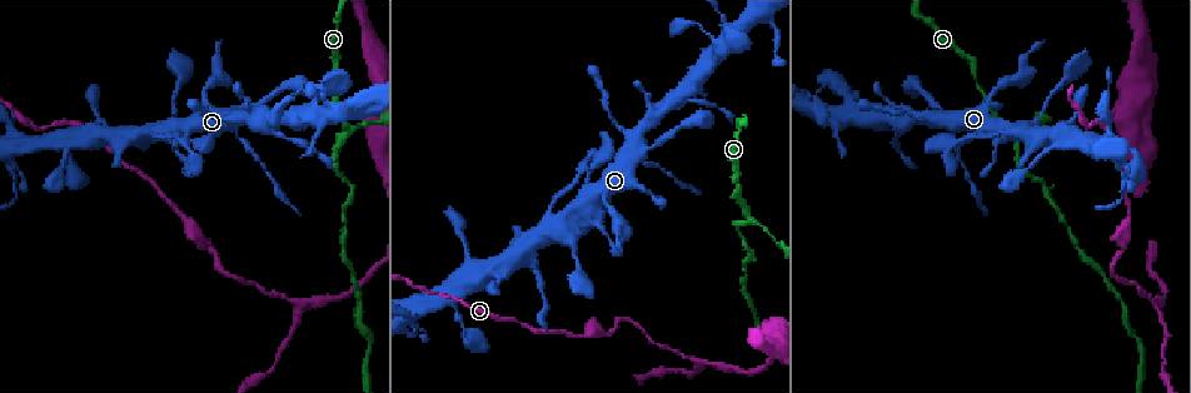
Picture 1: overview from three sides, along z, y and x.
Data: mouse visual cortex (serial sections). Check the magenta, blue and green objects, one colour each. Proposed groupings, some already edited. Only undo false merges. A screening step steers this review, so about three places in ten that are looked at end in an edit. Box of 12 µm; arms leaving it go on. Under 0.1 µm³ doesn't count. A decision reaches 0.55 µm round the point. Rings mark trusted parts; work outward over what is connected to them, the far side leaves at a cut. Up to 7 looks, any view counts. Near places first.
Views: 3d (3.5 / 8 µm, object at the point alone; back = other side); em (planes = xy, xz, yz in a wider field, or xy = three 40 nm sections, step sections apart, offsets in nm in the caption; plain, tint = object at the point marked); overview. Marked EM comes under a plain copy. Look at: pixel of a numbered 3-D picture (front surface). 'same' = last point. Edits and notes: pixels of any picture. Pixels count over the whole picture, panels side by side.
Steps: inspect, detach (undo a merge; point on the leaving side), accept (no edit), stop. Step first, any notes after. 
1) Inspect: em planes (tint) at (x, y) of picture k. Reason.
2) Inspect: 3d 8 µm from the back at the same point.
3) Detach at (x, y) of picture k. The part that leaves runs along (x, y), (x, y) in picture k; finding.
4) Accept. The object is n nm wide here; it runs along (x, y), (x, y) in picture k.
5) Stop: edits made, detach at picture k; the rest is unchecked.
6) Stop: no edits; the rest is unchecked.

Inspect: 3d 3.5 µm from the back at (349, 128) of picture 1. Three-way junction.

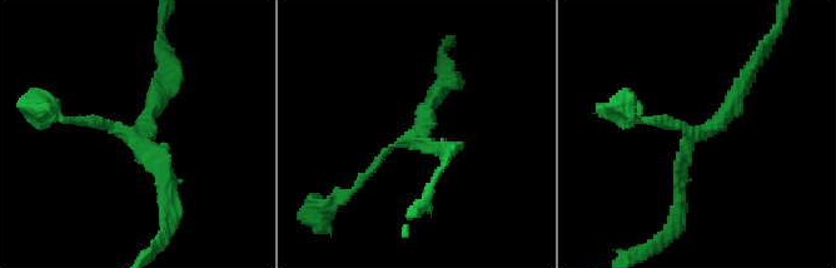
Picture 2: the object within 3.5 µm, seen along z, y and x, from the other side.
Inspect: em xy step 1 (tint) at (414, 134) of picture 2. 3 arms meet here; the arms are 100, 200, 200 nm wide; shape alone is not enough.

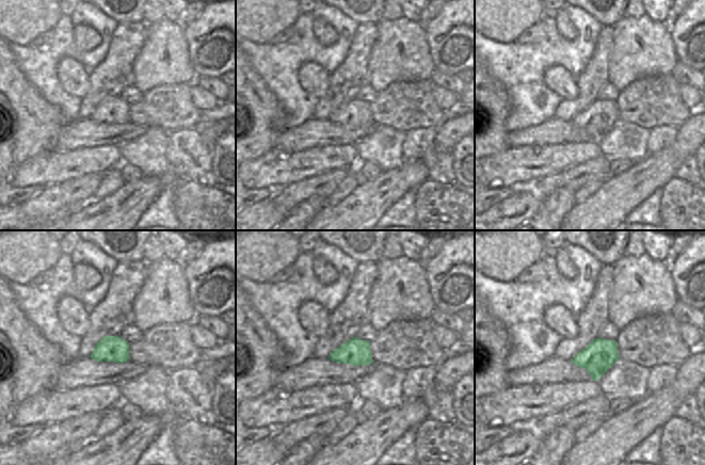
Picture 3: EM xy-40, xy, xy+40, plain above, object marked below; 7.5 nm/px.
Accept. It runs along (744, 85), (686, 143), (677, 209) in picture 2; continuous, no second cell.

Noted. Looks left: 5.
Inspect: 3d 3.5 µm at (226, 275) of picture 1.

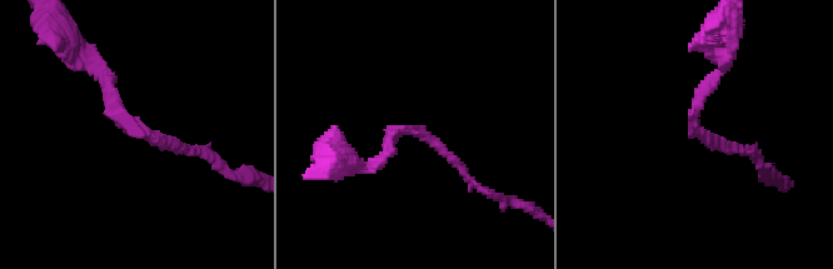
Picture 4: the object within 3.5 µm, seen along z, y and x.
Inspect: em xy step 3 (tint) at (693, 131) of picture 4. Now the EM.

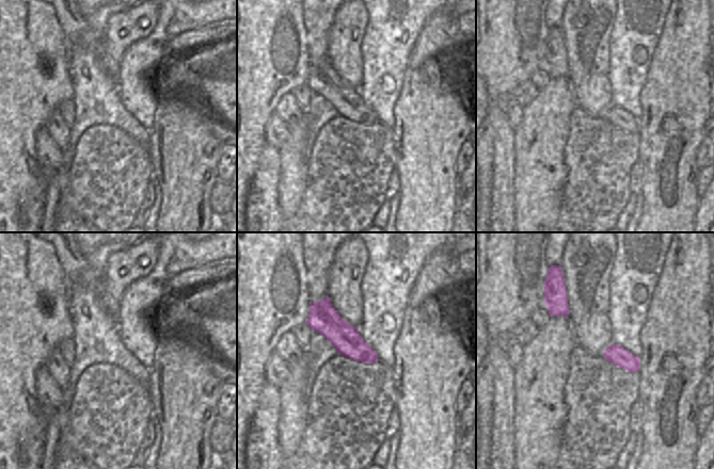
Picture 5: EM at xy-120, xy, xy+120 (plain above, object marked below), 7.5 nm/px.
Accept. The object is 220 nm wide here; it runs along (98, 65), (136, 130), (194, 150) in picture 4; continuous, no second cell.

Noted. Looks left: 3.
Inspect: 3d 3.5 µm at (1152, 298) of picture 1. Two arms in line, one across.

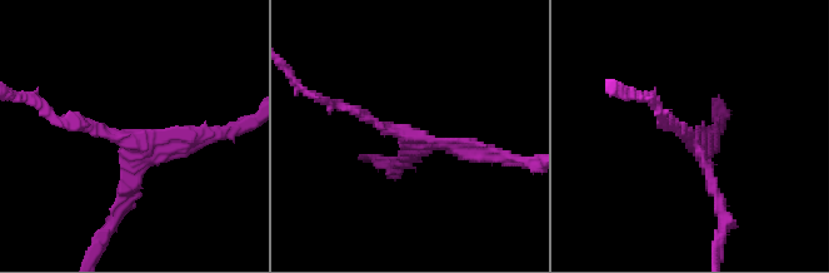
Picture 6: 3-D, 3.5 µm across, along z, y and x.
Inspect: em xy step 3 (tint) at (405, 132) of picture 6. 3 arms meet here; the arms are 150, 150, 200 nm wide; shape alone is not enough.

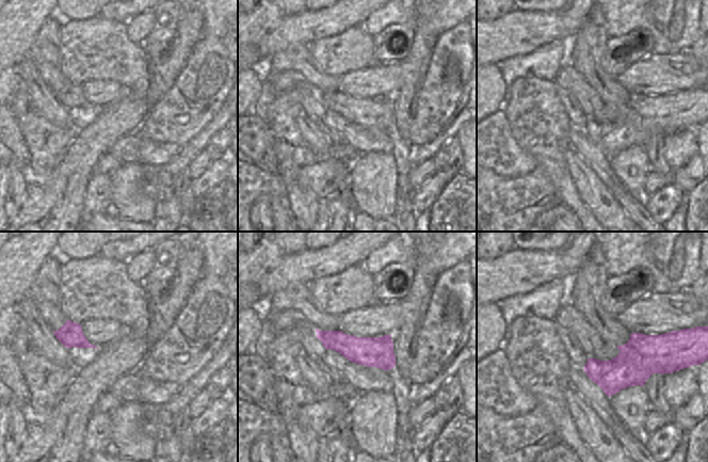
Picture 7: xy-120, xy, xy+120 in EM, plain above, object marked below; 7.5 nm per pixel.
Accept. It runs along (331, 104), (385, 129), (485, 155) in picture 6; all the same cell.

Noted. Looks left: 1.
Stop: no edits; the rest is unchecked.

